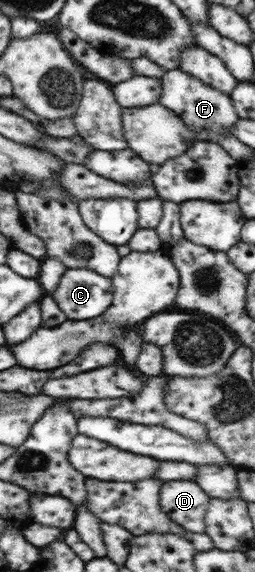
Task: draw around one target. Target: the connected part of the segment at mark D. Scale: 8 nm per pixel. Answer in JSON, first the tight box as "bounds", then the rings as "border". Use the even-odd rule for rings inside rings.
{"bounds":[159,480,209,532],"border":[[[174,480],[161,484],[159,504],[162,511],[182,529],[205,532],[204,514],[209,495],[194,480]]]}

